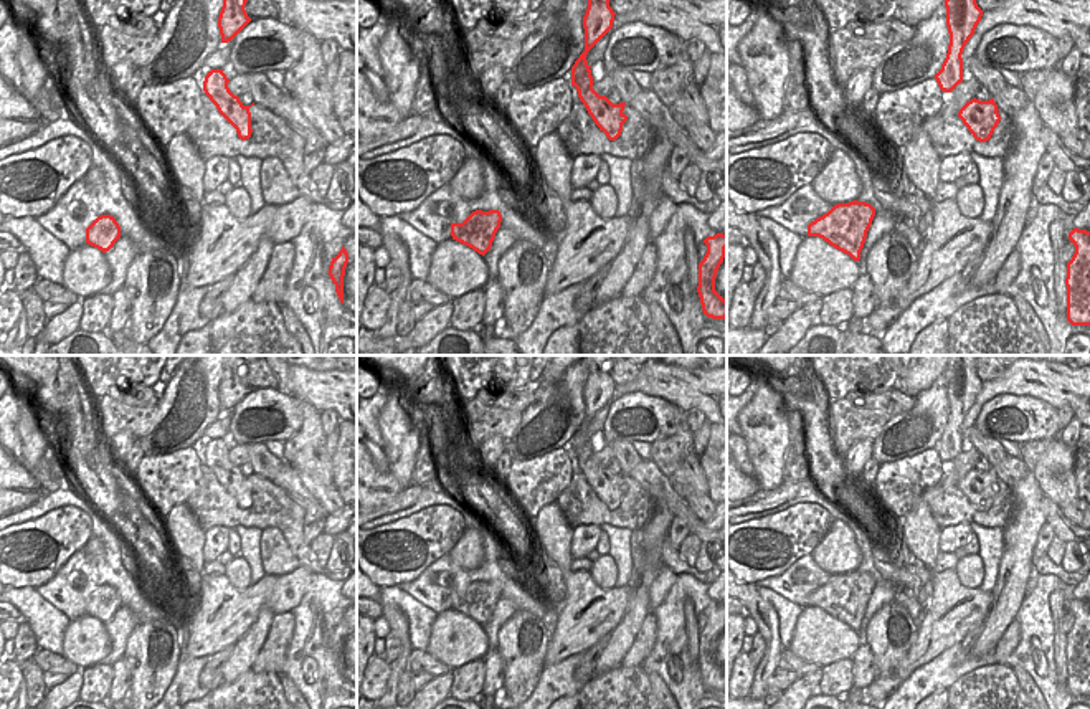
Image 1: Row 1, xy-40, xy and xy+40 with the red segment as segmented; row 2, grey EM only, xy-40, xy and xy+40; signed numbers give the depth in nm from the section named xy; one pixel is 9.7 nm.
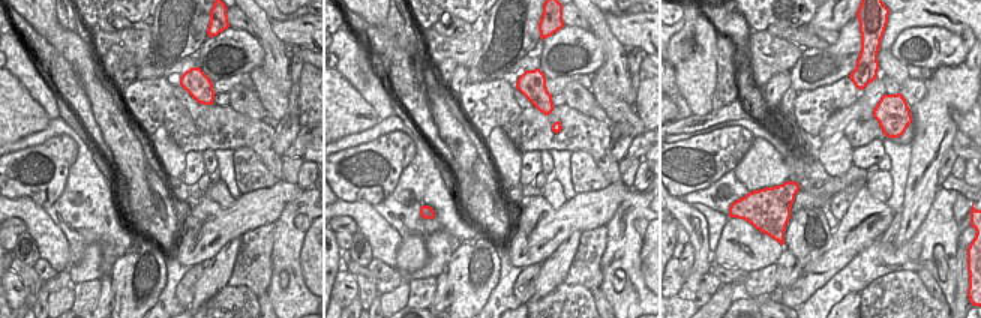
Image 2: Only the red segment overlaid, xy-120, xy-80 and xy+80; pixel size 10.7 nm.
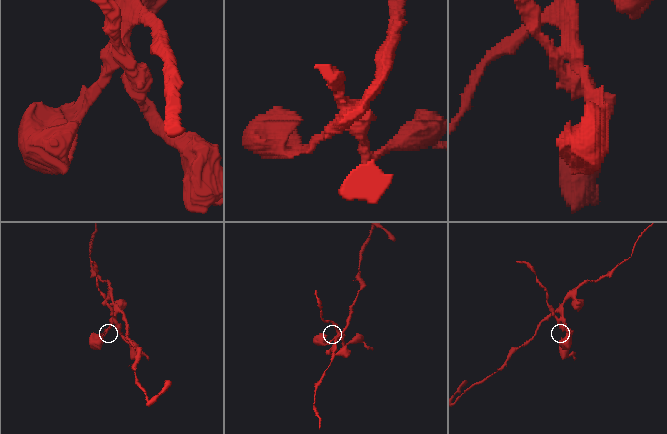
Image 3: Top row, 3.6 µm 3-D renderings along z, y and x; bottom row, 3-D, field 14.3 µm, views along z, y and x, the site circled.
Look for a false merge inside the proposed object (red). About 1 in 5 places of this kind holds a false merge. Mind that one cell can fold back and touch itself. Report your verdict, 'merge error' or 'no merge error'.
merge error

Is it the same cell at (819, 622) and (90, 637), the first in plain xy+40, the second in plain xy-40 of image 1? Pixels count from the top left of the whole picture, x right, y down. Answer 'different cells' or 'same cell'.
same cell

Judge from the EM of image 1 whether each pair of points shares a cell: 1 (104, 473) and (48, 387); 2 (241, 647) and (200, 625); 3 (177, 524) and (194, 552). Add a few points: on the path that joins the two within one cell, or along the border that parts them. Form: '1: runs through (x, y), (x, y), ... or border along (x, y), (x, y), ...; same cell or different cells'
1: runs through (85, 450), (83, 420), (71, 405); same cell
2: border along (258, 612), (253, 623), (233, 643); different cells
3: runs through (182, 531), (190, 546); same cell

